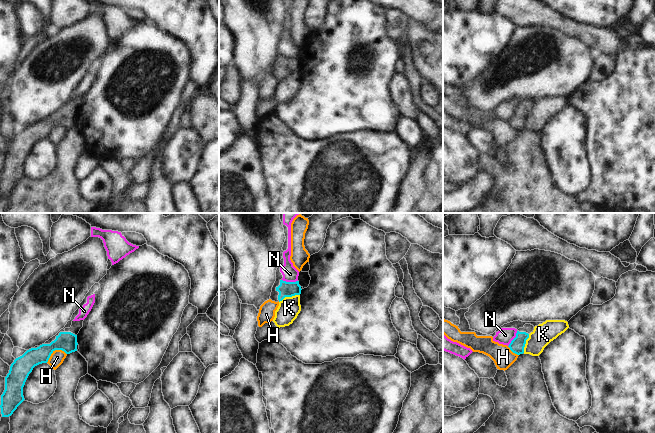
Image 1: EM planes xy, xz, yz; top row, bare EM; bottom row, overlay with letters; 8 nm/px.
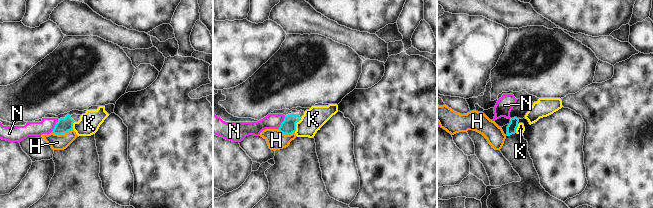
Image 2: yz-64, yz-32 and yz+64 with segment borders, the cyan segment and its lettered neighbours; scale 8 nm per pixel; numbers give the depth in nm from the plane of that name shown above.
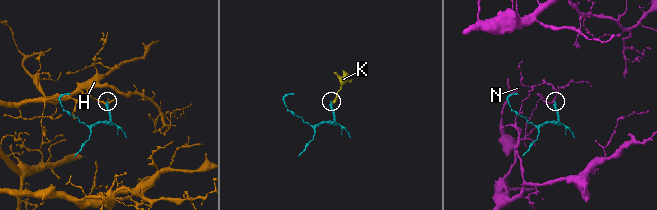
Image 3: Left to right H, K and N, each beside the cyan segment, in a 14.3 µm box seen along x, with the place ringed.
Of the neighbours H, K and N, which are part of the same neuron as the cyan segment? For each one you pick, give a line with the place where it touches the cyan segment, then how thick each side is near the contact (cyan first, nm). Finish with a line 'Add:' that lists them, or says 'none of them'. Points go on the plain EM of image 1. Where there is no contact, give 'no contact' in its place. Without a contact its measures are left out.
Add: none of them

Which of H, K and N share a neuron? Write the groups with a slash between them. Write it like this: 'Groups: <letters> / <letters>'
Groups: H / K / N

